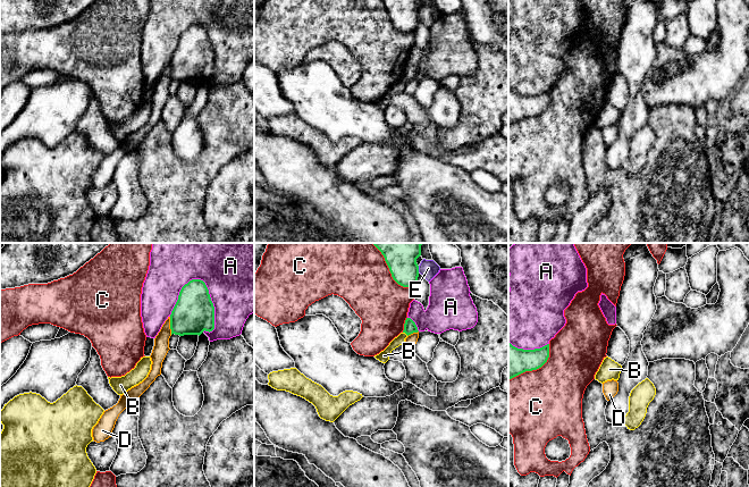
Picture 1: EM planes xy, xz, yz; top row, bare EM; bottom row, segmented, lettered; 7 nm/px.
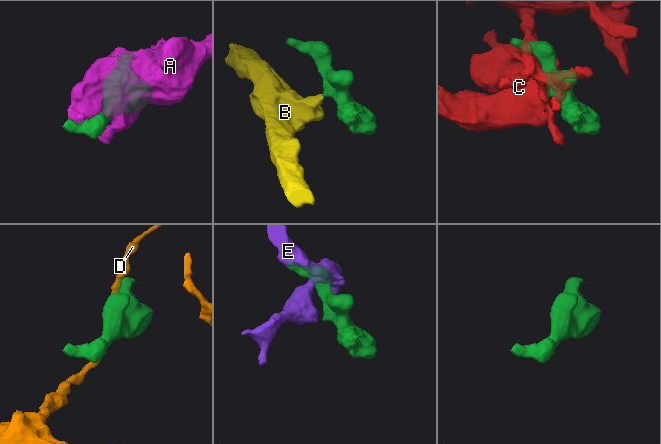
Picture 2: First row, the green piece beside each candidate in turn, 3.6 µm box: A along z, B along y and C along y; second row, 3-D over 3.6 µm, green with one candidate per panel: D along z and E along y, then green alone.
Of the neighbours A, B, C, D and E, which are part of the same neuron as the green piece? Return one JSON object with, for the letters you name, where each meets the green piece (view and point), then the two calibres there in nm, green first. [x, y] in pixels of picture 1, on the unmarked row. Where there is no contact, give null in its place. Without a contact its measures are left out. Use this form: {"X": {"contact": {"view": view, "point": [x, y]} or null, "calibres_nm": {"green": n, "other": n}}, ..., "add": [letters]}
{"add": []}

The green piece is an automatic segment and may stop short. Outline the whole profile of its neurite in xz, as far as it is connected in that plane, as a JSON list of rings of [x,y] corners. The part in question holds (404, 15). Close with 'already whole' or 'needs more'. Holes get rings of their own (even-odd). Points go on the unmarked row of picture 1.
[[[382,0],[393,25],[403,33],[413,33],[419,23],[416,5],[421,0]]]; already whole

